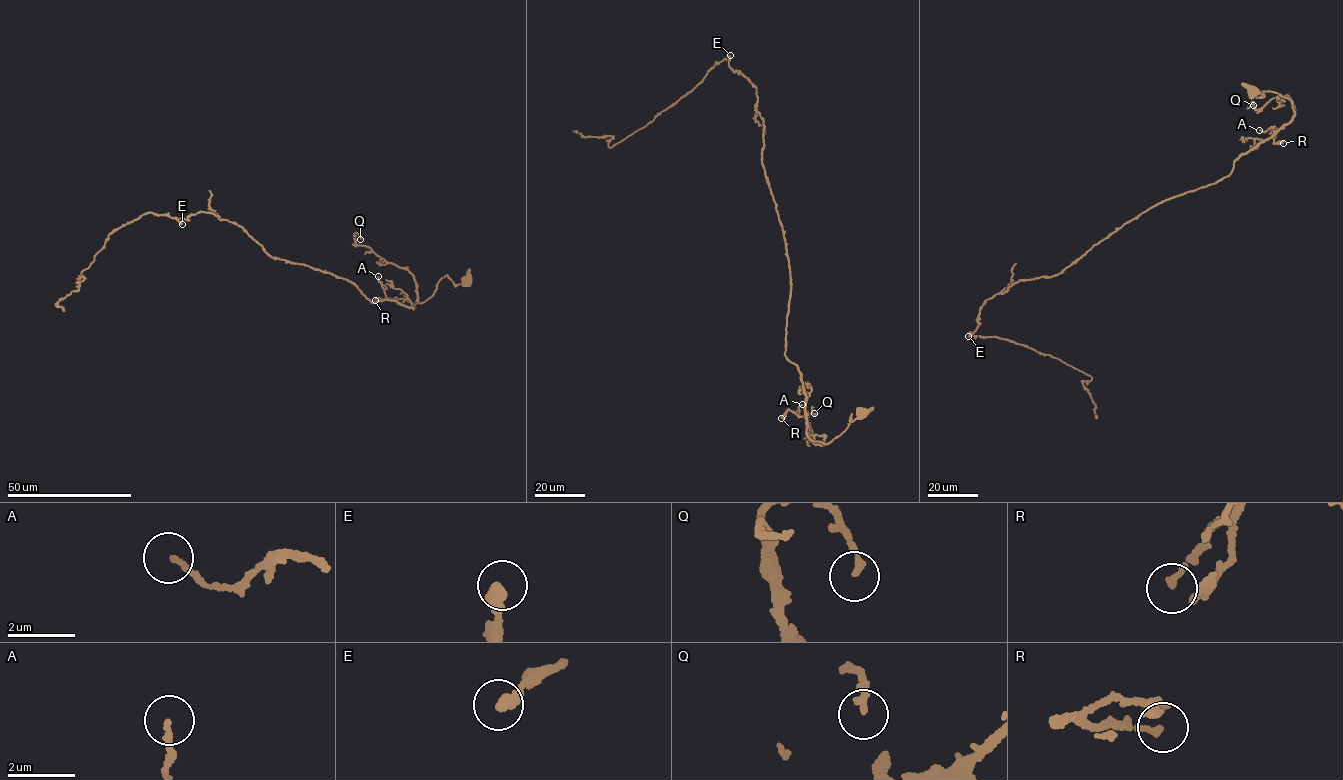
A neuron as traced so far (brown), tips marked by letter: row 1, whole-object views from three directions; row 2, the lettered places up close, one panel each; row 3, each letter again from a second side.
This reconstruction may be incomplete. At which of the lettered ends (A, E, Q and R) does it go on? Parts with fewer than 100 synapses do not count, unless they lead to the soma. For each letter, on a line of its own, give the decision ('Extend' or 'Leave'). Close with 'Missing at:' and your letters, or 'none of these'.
A: Leave
E: Leave
Q: Leave
R: Leave
Missing at: none of these

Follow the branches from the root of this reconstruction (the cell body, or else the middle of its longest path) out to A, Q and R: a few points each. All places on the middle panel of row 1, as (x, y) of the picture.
A: (861, 414), (852, 420), (851, 414), (846, 428), (822, 443), (807, 436), (807, 414), (793, 411), (802, 404)
Q: (861, 414), (828, 443), (809, 440), (821, 446), (807, 419), (814, 413)
R: (861, 414), (852, 420), (851, 414), (846, 428), (826, 443), (807, 436), (807, 414), (788, 409), (781, 418)

